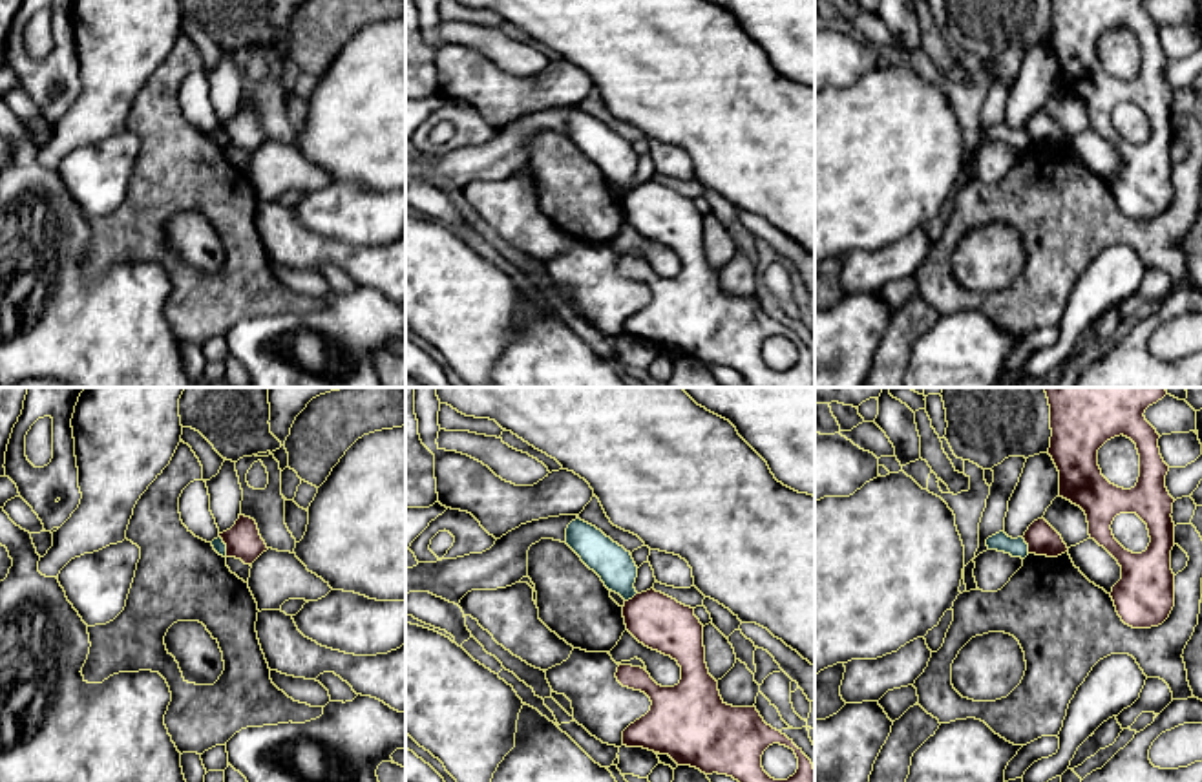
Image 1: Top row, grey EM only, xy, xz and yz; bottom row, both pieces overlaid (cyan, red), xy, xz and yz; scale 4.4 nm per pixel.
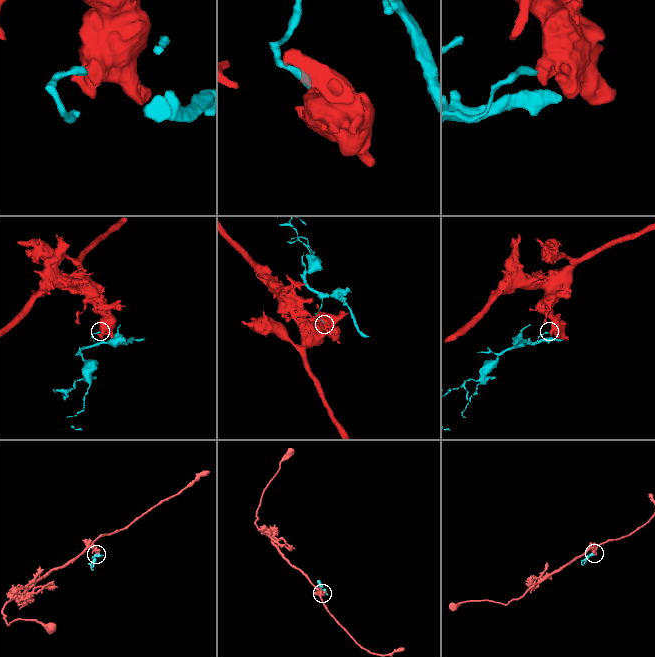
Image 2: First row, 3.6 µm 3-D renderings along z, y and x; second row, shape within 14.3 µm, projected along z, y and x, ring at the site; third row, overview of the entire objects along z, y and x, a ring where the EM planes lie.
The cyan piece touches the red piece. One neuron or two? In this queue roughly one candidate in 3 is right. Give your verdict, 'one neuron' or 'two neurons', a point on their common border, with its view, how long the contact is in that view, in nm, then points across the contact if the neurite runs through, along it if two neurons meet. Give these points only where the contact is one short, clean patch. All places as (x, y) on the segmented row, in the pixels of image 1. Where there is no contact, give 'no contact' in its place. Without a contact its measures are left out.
two neurons; contact yz (1027, 545); length 80 nm; border yz (1022, 538), (1029, 552)

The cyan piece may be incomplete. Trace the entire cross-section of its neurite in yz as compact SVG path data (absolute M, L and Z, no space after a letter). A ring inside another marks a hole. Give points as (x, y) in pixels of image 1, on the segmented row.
M999 532L986 539L988 550L1010 554L1012 557L1025 559L1028 555L1028 544L1023 537L1012 539L1005 532Z

